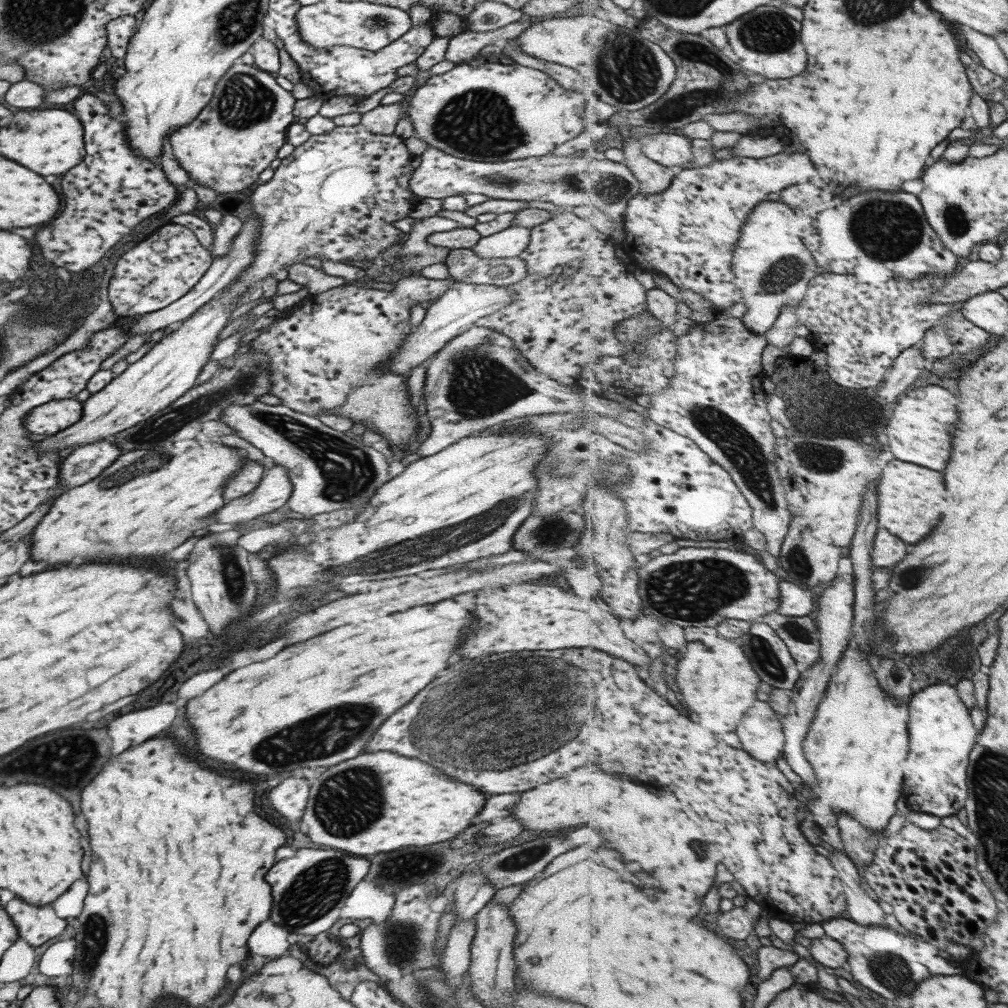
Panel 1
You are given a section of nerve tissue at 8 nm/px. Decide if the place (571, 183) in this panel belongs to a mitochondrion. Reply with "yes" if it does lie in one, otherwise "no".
yes

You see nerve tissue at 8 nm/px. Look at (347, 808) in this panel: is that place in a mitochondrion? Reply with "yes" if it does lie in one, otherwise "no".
yes

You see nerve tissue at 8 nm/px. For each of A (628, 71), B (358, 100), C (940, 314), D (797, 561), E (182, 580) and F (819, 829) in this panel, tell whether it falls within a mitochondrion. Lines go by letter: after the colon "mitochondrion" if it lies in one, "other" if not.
A: mitochondrion
B: other
C: other
D: mitochondrion
E: other
F: other

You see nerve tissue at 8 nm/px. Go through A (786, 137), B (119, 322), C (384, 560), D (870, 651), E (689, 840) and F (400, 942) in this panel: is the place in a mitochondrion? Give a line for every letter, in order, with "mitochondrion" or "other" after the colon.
A: other
B: other
C: mitochondrion
D: other
E: mitochondrion
F: mitochondrion

